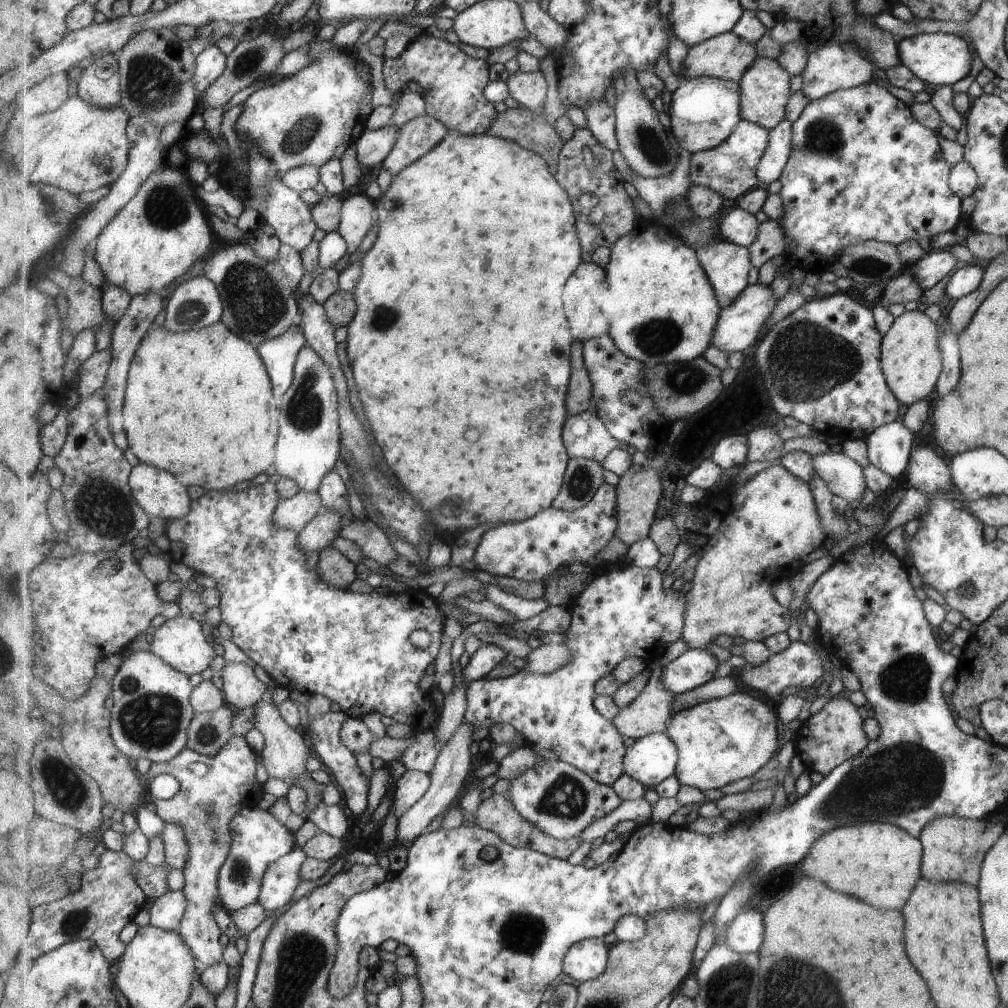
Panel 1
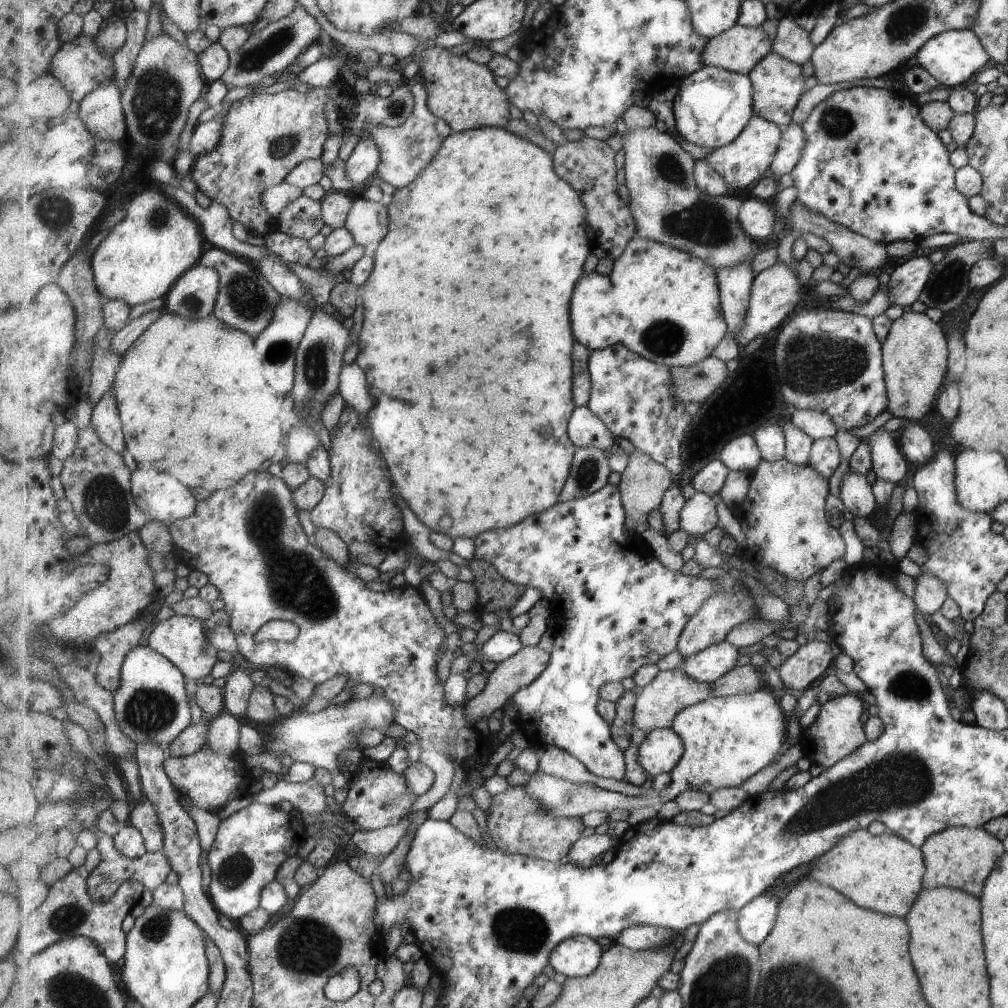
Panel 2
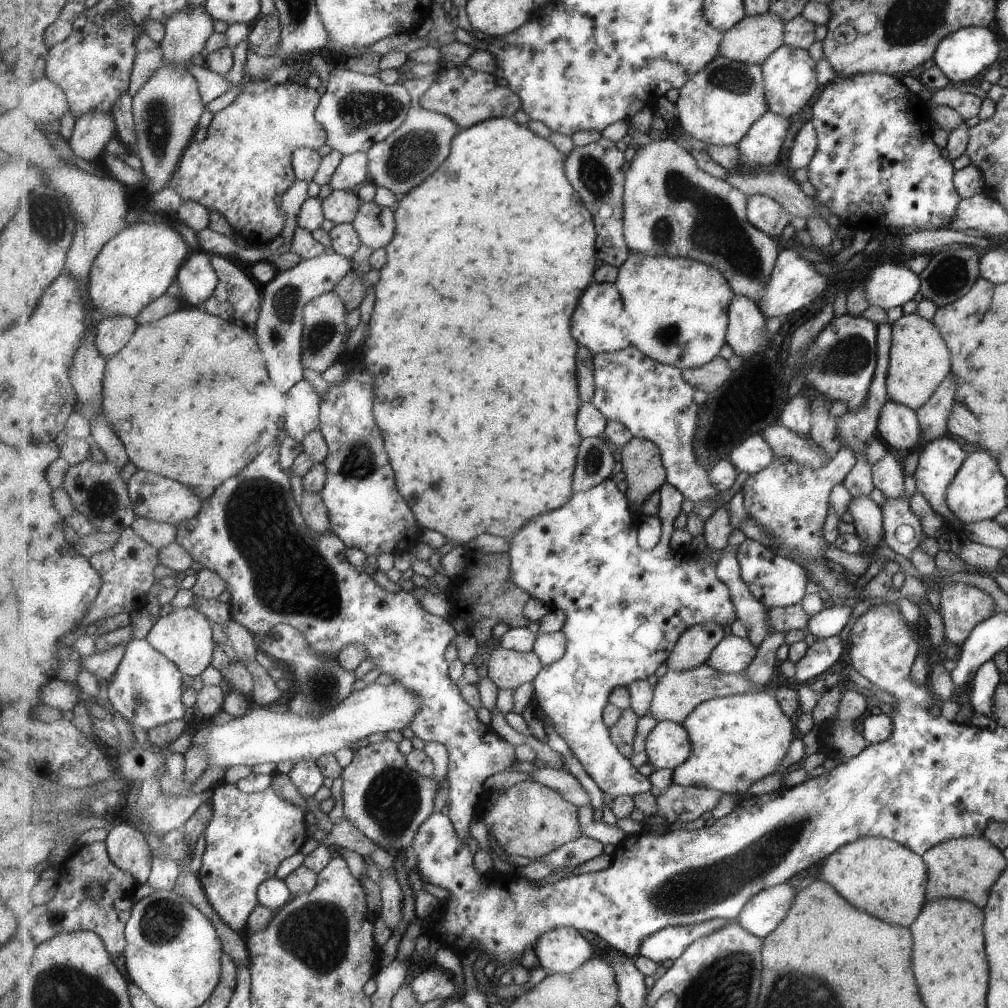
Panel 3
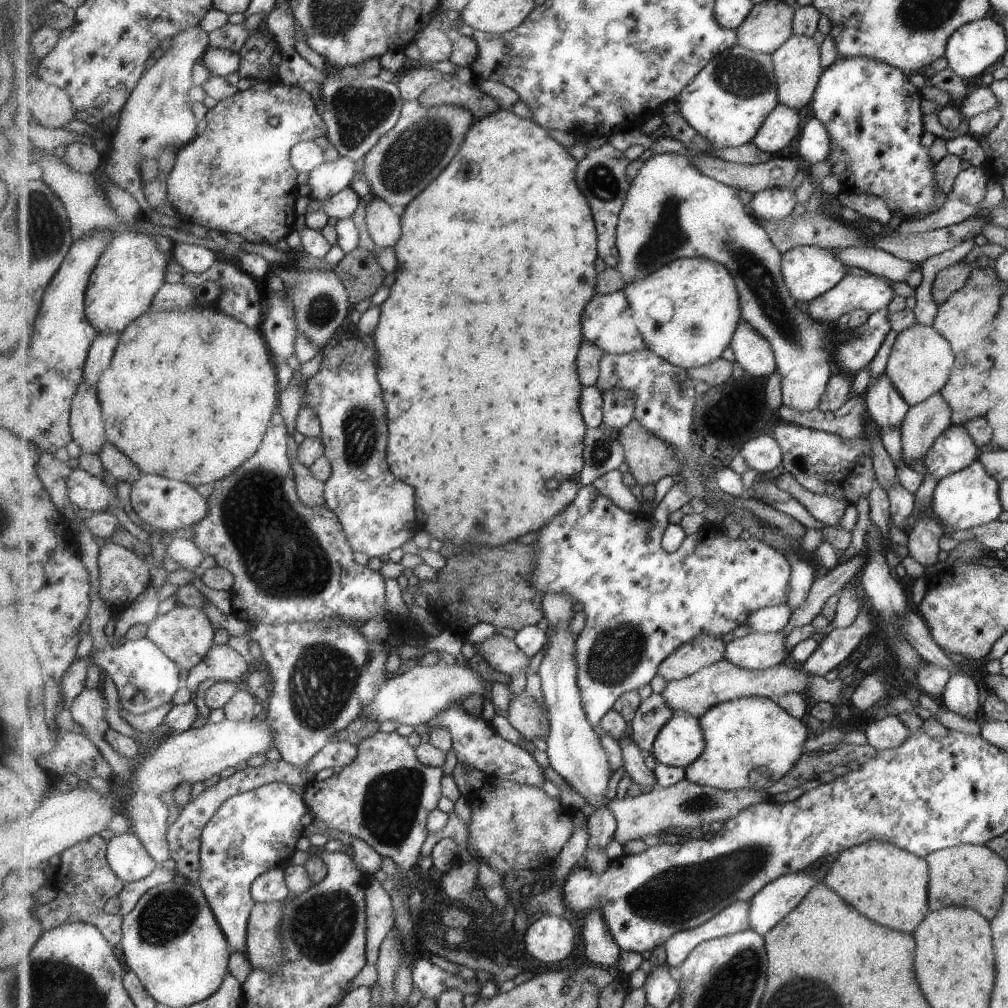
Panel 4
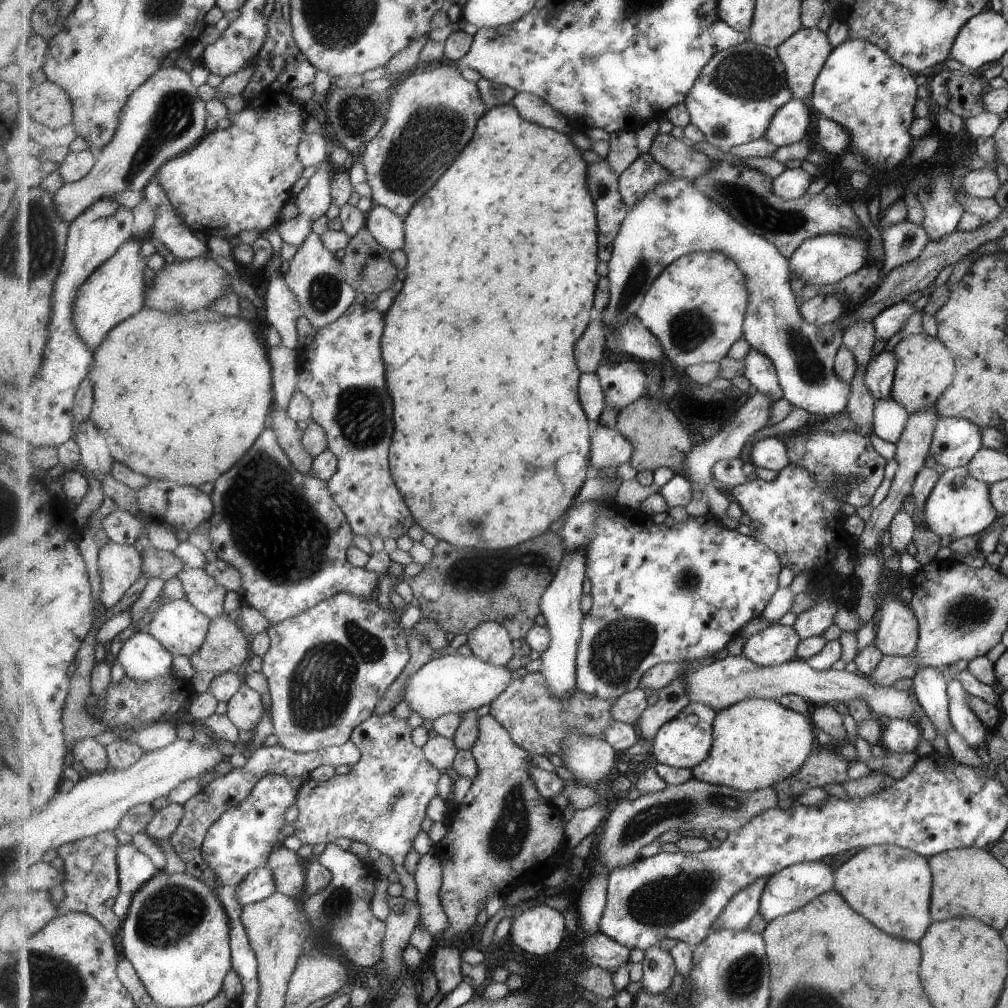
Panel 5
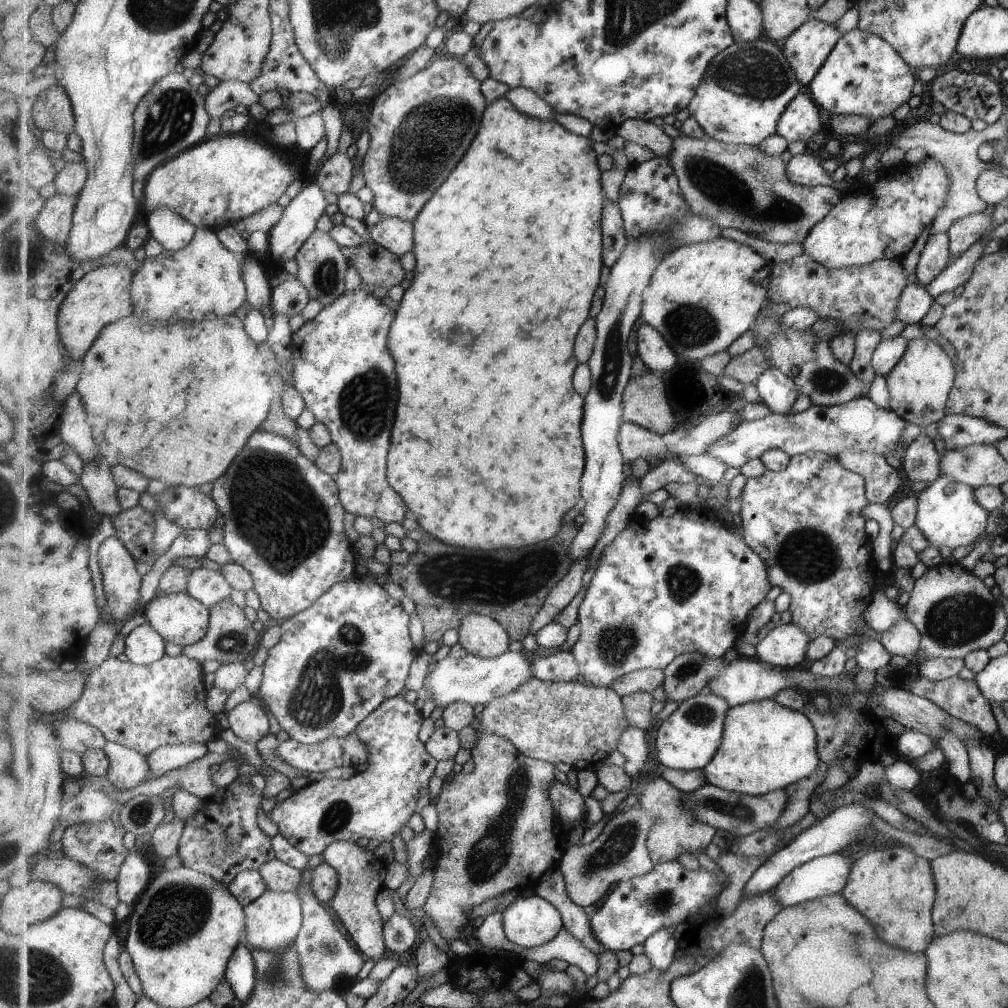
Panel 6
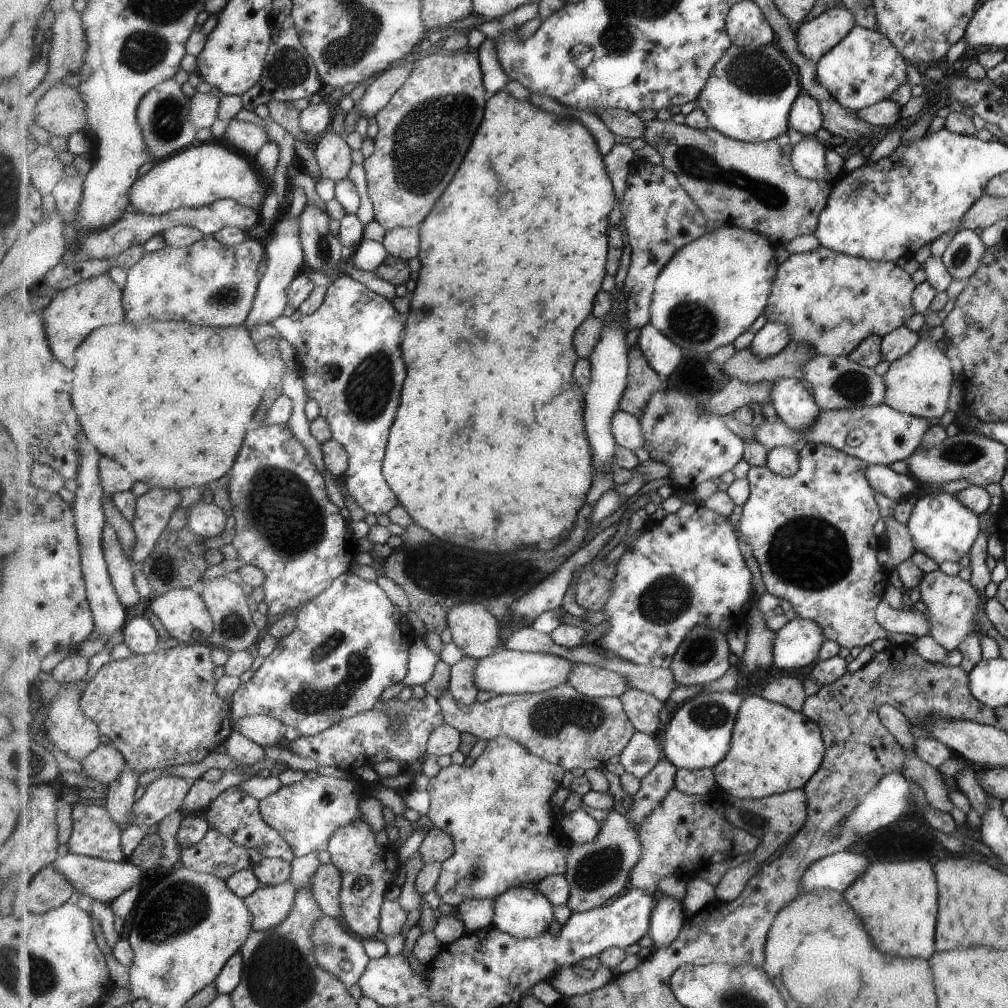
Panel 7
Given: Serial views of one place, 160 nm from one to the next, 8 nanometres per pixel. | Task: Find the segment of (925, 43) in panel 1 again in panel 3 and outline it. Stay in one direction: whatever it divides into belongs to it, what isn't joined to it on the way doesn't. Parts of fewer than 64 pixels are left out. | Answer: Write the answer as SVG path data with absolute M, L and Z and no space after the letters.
M961 27L950 32L938 44L934 55L932 56L935 67L950 80L951 84L965 82L969 78L973 78L977 72L981 72L983 68L987 68L989 64L995 62L999 52L995 34L989 30L989 27Z

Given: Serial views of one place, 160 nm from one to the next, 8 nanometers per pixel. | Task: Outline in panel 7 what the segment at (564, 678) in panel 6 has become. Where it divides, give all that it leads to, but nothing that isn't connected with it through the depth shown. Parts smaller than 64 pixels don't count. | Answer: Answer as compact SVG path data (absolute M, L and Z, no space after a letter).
M573 663L573 670L567 676L567 683L590 698L621 697L632 688L625 676L584 663Z

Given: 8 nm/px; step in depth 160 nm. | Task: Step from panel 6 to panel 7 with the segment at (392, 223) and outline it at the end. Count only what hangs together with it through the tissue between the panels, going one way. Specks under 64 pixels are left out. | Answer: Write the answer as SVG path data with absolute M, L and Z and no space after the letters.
M417 226L389 228L382 244L388 253L408 261L420 254L420 228Z

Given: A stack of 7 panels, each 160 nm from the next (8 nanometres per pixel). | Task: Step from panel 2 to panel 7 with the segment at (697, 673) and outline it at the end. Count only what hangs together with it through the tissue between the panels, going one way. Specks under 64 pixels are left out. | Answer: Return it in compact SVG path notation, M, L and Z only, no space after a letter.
M800 617L787 622L776 632L775 644L773 644L773 664L788 674L797 668L807 668L813 662L819 662L819 652L823 647L823 628L815 620L807 620Z

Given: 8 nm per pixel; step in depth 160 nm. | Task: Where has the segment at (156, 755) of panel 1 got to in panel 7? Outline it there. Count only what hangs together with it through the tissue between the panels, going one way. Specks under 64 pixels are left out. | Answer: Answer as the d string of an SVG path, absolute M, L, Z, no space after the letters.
M144 614L131 618L121 632L124 634L124 642L131 648L133 655L147 656L154 652L159 642L159 632L151 624L151 620Z

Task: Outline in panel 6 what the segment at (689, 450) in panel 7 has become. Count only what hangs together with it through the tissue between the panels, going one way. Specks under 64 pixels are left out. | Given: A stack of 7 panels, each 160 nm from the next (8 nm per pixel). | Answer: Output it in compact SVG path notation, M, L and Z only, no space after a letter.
M864 396L841 405L823 407L813 404L796 415L781 415L772 411L763 419L743 421L726 437L719 438L705 454L739 470L770 449L786 451L792 458L813 450L822 451L829 457L844 451L868 451L883 457L896 448L906 426L908 424L890 409L876 407Z

